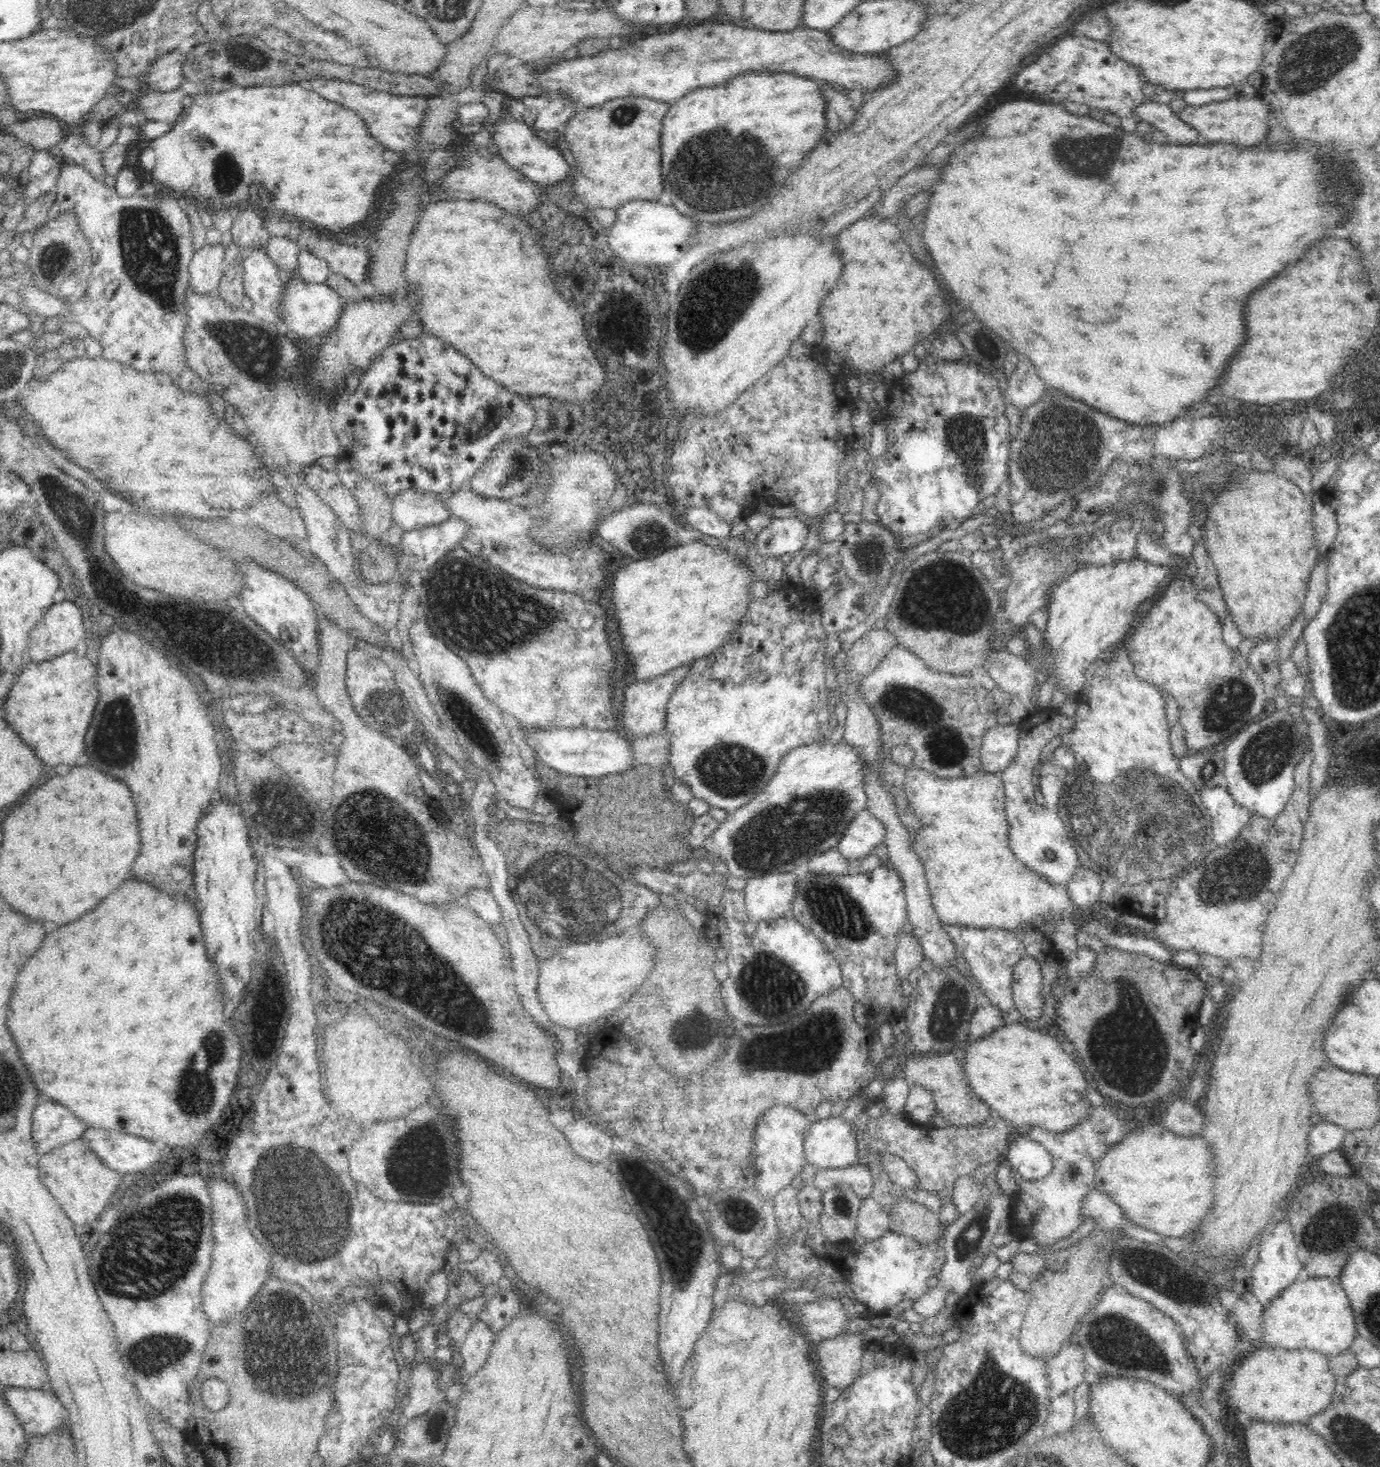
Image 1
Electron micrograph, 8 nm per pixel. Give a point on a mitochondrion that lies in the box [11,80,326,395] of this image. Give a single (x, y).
(149, 250)

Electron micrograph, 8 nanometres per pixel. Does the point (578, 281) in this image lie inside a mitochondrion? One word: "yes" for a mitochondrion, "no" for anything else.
no

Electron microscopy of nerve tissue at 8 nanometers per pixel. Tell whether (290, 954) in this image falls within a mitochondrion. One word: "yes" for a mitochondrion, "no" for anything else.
no

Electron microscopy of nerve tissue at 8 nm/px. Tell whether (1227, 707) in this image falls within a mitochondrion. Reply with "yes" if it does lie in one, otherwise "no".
yes

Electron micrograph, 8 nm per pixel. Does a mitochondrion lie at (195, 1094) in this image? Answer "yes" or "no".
yes

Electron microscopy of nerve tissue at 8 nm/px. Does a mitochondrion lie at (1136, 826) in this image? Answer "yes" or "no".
yes

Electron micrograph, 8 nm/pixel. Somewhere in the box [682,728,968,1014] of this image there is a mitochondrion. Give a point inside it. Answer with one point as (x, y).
(779, 834)

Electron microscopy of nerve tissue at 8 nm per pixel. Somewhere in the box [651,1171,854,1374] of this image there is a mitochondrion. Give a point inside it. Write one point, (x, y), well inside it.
(682, 1233)

